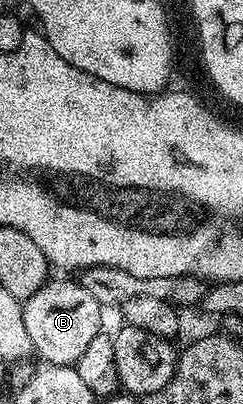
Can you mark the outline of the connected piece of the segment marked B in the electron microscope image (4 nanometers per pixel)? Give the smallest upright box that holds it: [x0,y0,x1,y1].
[22,279,105,366]

